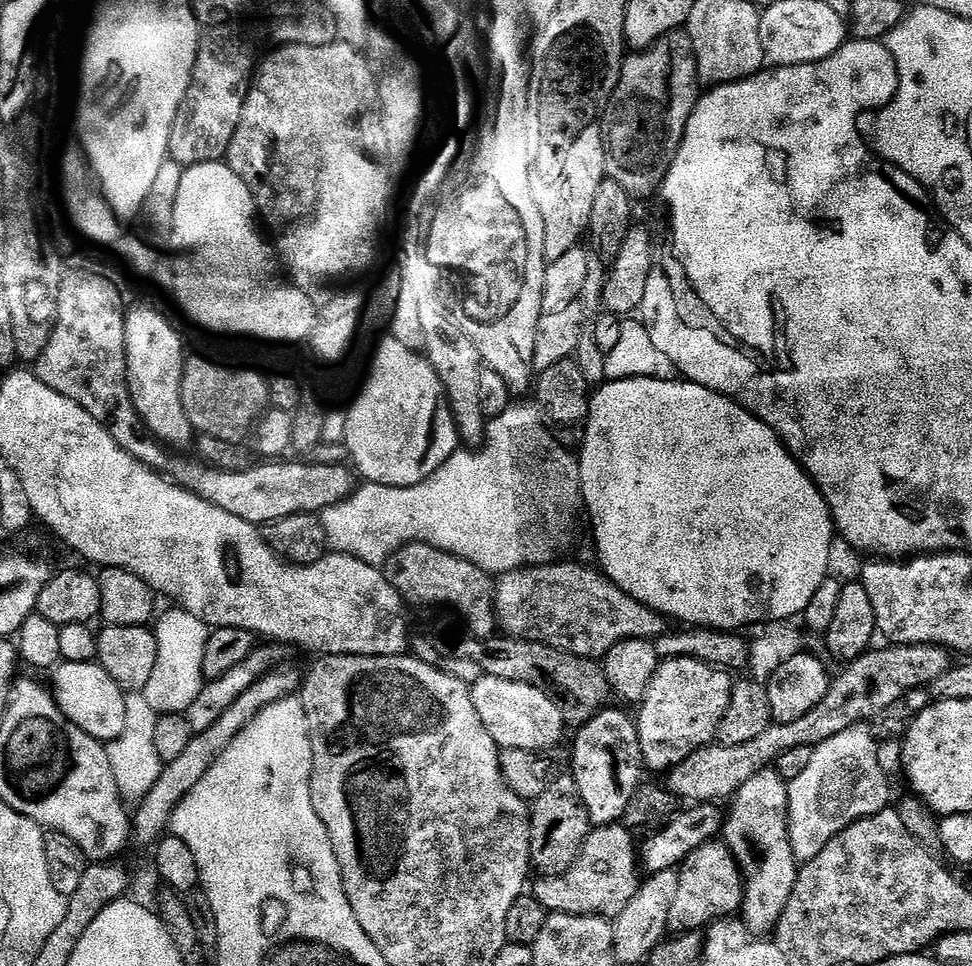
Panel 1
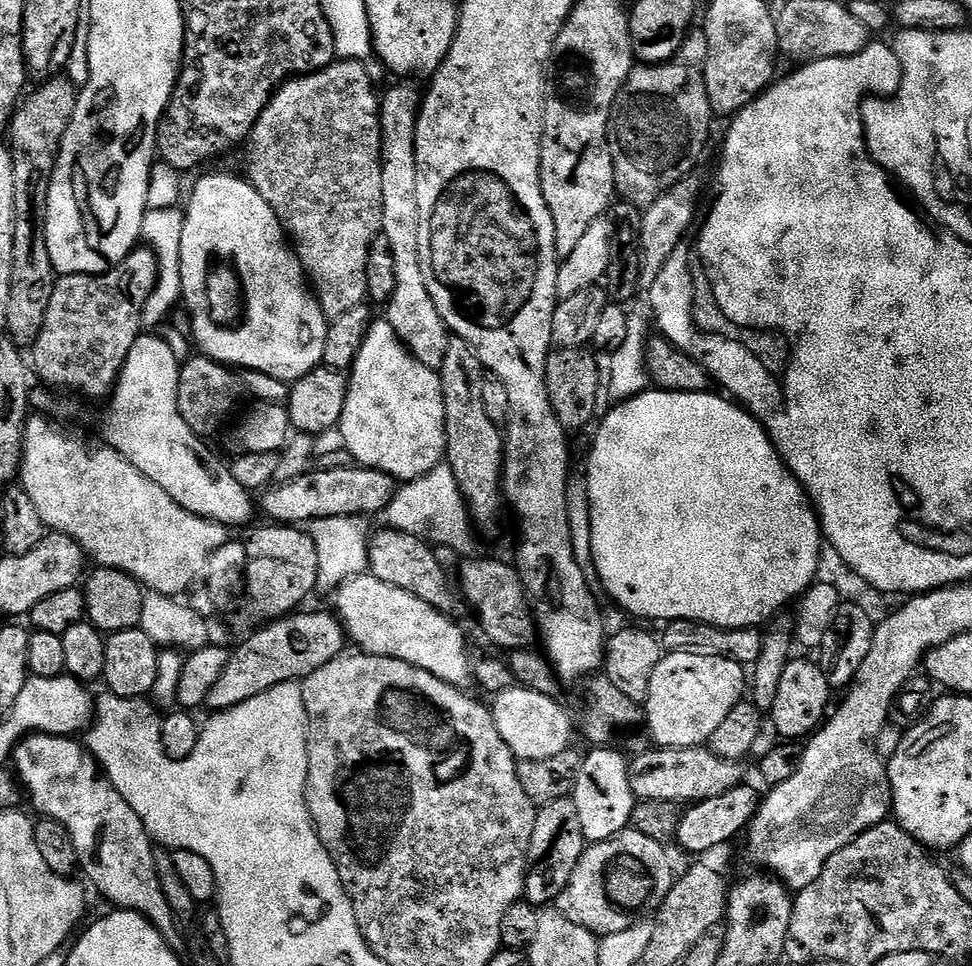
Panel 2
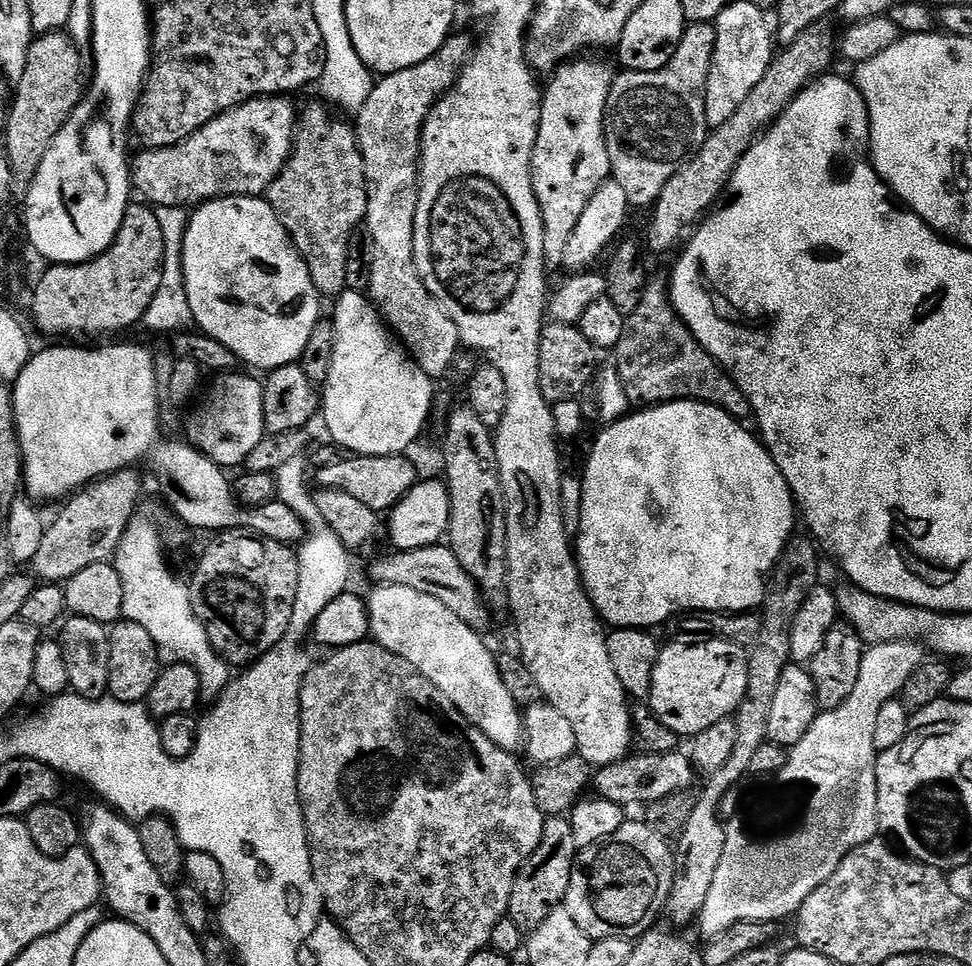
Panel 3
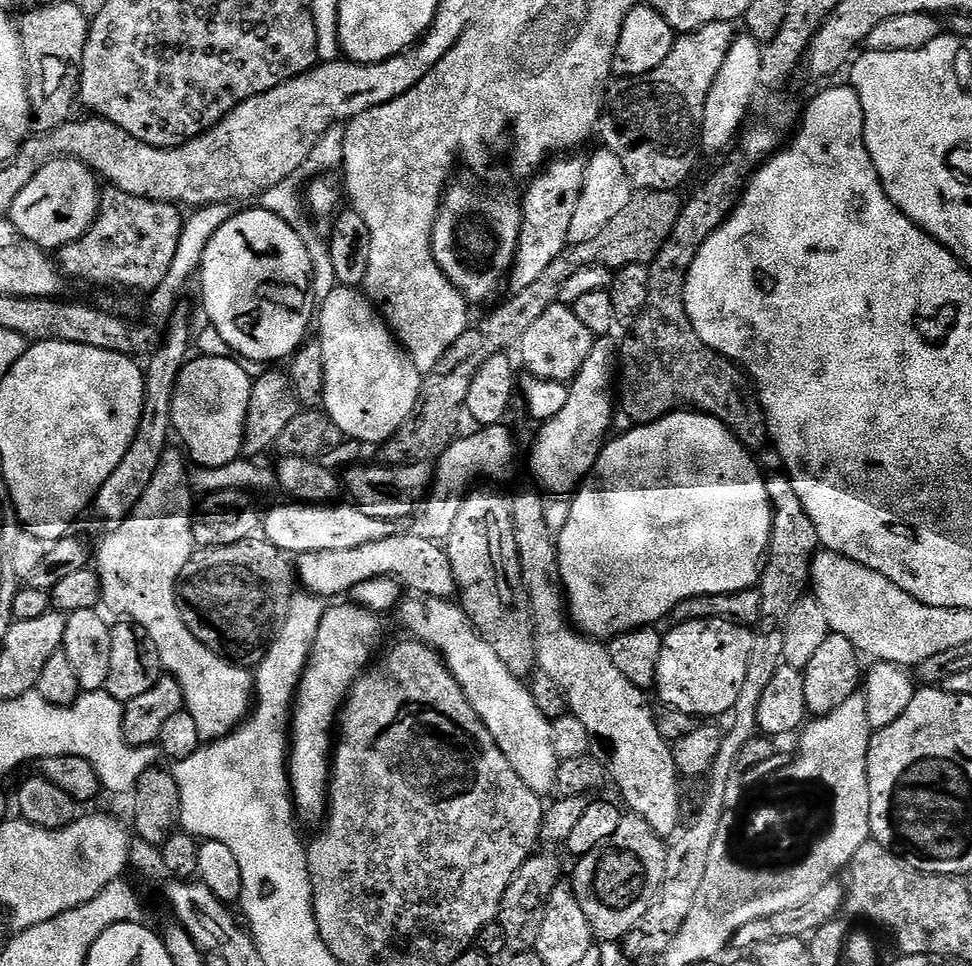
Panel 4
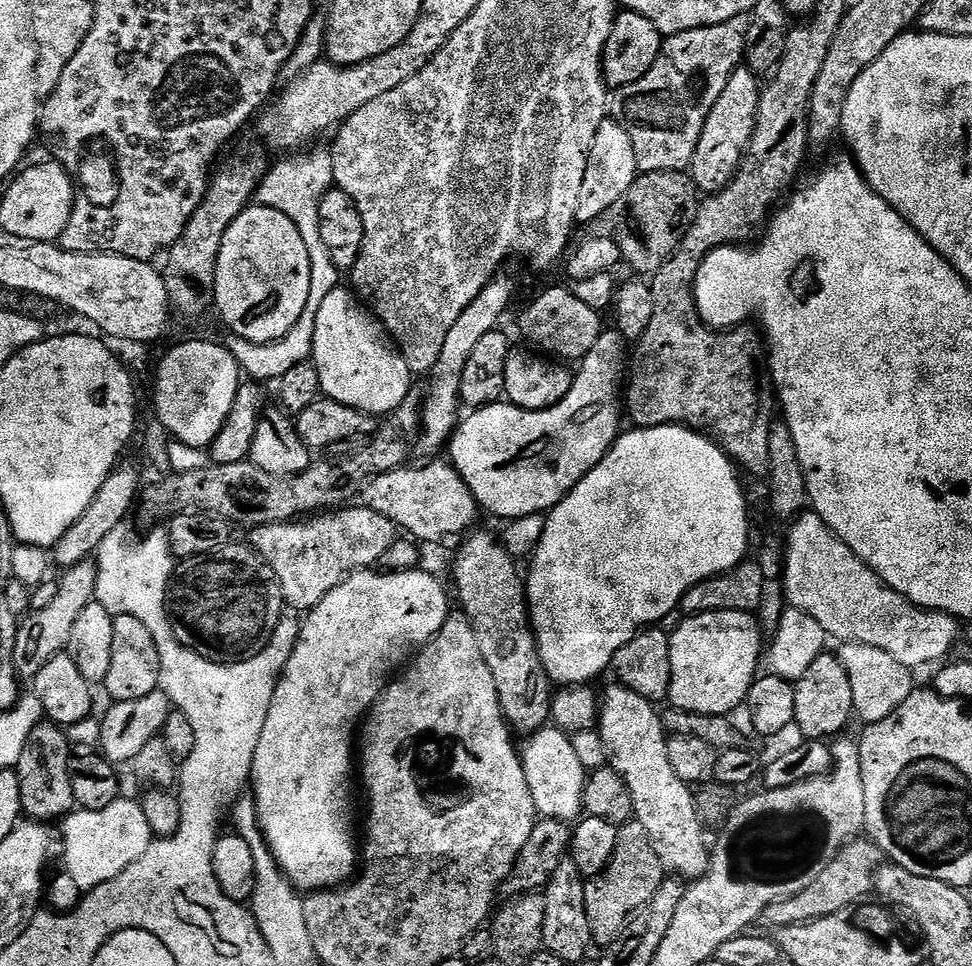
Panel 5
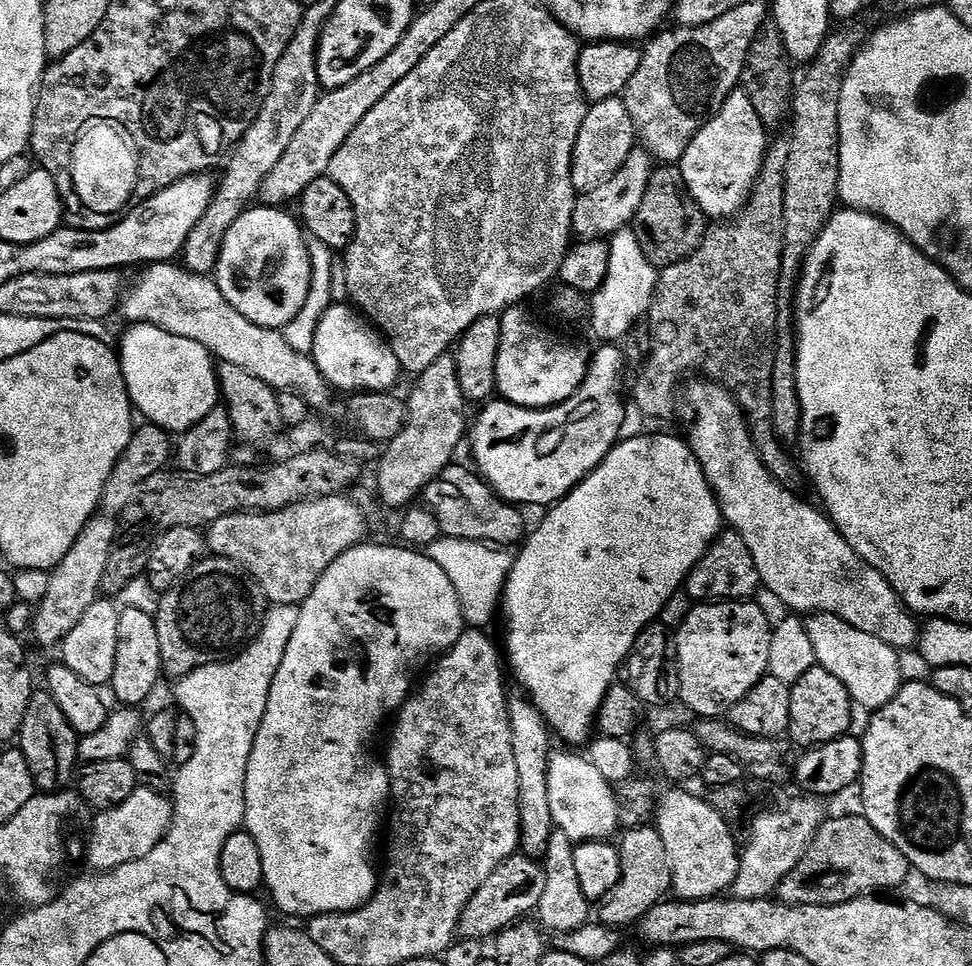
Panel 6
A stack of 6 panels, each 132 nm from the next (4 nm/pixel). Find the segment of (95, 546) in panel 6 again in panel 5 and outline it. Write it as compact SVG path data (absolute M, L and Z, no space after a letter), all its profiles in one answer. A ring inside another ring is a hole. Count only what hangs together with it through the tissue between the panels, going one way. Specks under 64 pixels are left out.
M95 559L78 562L61 576L64 577L59 577L58 580L58 598L54 598L54 602L50 602L46 610L32 612L16 629L14 642L16 675L28 682L35 681L38 670L42 670L42 666L46 666L55 656L61 655L67 649L70 634L78 631L79 624L76 623L83 618L88 607L93 607L96 598L98 570Z

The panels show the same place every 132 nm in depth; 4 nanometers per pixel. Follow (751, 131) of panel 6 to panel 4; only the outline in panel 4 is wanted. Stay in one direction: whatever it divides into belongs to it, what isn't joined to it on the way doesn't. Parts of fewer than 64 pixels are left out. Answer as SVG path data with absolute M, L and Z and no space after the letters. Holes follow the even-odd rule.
M747 34L737 35L735 42L730 46L730 54L726 54L726 62L722 62L722 70L718 70L718 78L714 78L714 86L710 86L710 94L706 94L706 110L702 110L700 147L705 153L707 151L723 153L731 149L734 141L741 135L749 119L748 107L751 106L756 92L758 96L761 91L763 53L760 41Z

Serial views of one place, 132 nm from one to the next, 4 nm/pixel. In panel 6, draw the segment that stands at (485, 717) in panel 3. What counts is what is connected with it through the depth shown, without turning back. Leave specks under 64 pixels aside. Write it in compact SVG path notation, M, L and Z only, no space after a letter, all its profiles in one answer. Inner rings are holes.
M557 751L548 763L548 789L550 790L550 814L554 814L554 822L558 831L566 834L574 842L586 840L608 840L615 834L616 828L621 827L620 815L618 814L618 802L616 801L616 789L602 773L598 766L594 766L587 755L575 756L575 751Z

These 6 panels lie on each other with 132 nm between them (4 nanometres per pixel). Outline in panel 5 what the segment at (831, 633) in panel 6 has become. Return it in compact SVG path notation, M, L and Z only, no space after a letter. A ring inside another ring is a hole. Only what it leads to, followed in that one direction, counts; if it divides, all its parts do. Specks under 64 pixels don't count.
M845 641L838 655L851 678L851 690L854 691L854 710L864 720L863 723L876 723L889 717L915 691L913 671L898 662L892 655L865 643Z

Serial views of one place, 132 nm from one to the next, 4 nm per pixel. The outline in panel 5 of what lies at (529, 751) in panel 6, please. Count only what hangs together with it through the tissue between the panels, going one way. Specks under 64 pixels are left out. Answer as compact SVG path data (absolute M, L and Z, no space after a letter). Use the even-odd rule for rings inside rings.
M475 532L459 545L455 553L459 607L467 614L470 626L474 626L482 658L486 658L486 666L490 666L490 674L494 674L494 686L511 731L516 734L538 732L551 721L554 685L532 631L526 580L522 568L520 572L518 560L497 537L495 540L488 532Z

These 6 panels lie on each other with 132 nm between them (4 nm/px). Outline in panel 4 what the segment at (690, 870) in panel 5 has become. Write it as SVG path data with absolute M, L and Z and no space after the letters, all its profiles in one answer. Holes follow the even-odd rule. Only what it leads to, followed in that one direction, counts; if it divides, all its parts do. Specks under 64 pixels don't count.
M539 491L536 492L520 492L516 497L513 495L510 500L512 521L516 527L516 545L524 575L524 588L532 604L536 667L543 675L552 679L554 686L558 686L558 690L564 696L567 711L576 716L578 722L582 722L589 737L595 741L595 755L602 761L611 783L612 780L616 783L621 798L628 803L627 811L644 819L661 838L671 837L681 827L680 820L682 821L681 781L678 779L676 763L672 757L672 744L664 740L658 730L656 716L648 709L648 700L644 697L647 696L645 689L636 688L630 682L626 682L626 678L622 678L621 672L614 666L607 647L599 639L581 634L570 623L569 613L566 611L566 597L558 579L560 563L556 553L556 542L550 526L546 526L545 497Z

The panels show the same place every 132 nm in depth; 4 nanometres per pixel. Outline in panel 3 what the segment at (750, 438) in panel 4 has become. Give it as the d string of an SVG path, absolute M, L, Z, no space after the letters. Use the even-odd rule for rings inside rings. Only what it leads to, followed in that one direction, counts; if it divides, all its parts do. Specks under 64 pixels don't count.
M653 275L647 281L640 303L626 316L614 356L614 367L622 378L629 405L655 406L668 404L671 400L699 400L702 404L713 404L739 420L751 417L752 407L742 390L728 371L696 341L676 313L667 275Z

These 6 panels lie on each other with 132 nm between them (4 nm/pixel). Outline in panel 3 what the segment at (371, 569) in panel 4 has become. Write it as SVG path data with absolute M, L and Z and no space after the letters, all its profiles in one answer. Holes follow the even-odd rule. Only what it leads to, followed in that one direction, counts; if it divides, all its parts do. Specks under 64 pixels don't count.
M439 543L409 552L396 550L391 554L393 556L384 556L372 564L372 576L377 585L410 586L410 590L430 594L430 598L438 598L438 602L442 602L446 610L454 610L454 614L458 614L458 618L462 618L466 626L470 626L475 632L487 633L487 628L492 624L493 609L481 594L474 578L470 578L470 574L462 568L462 562L458 562L451 547Z

